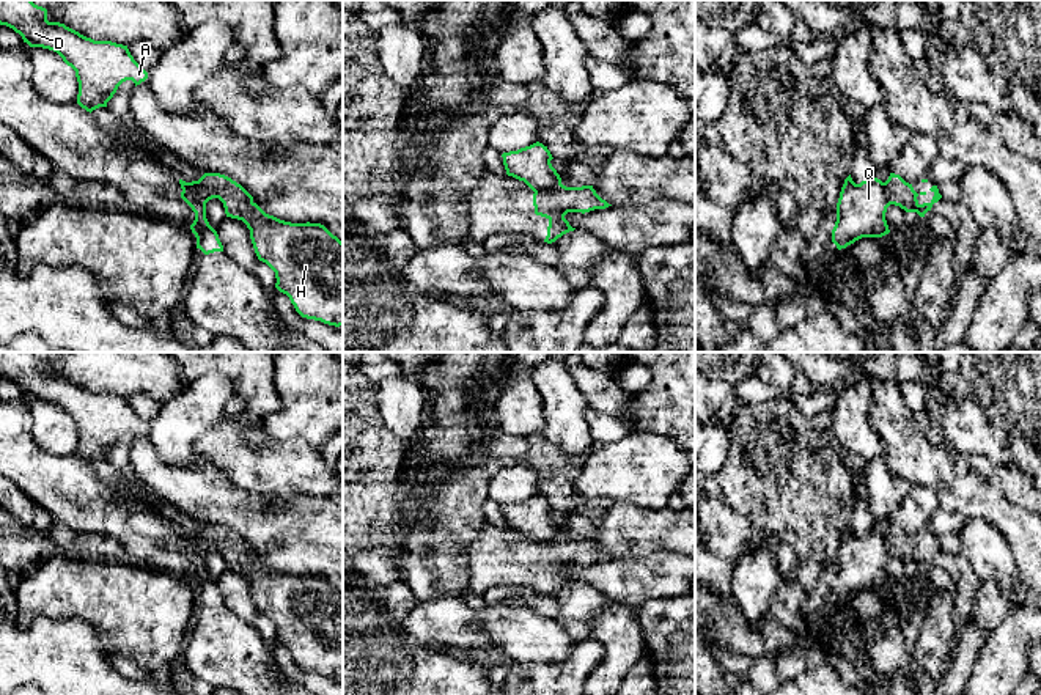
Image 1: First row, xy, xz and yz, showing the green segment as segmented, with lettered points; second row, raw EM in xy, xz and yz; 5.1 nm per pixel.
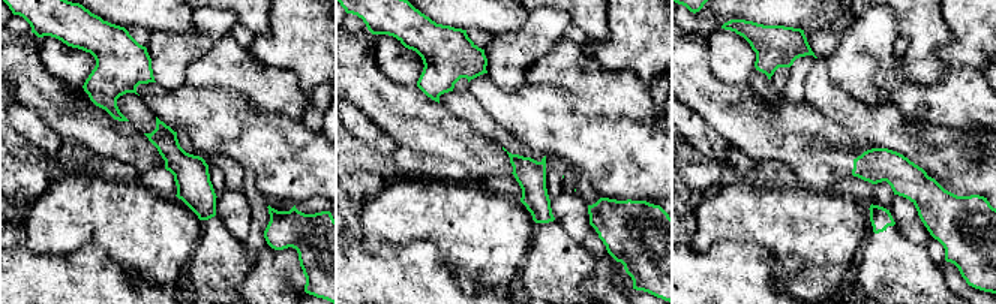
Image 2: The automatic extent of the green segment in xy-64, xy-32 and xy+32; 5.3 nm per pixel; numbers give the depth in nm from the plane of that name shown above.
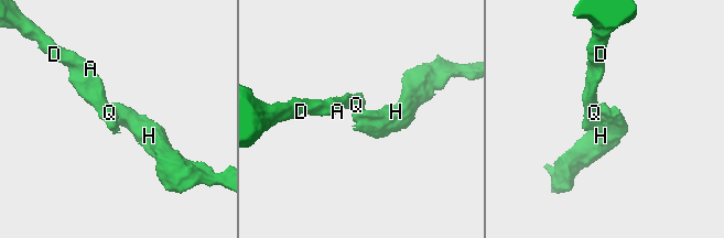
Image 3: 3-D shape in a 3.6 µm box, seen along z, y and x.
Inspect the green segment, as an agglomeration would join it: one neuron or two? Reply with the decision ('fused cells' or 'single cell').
fused cells

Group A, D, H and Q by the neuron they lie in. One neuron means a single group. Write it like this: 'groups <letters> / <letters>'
groups A D Q / H

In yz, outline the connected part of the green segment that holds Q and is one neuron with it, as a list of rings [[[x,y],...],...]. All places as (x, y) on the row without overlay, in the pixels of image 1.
[[[849,527],[837,555],[832,594],[841,602],[862,590],[888,587],[890,582],[885,572],[888,558],[885,536],[881,531],[870,530],[855,536]]]

